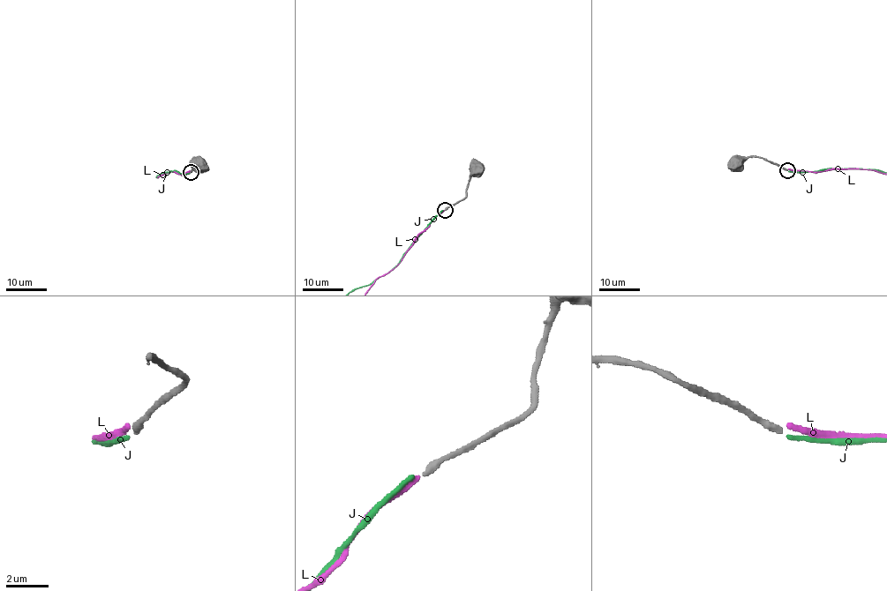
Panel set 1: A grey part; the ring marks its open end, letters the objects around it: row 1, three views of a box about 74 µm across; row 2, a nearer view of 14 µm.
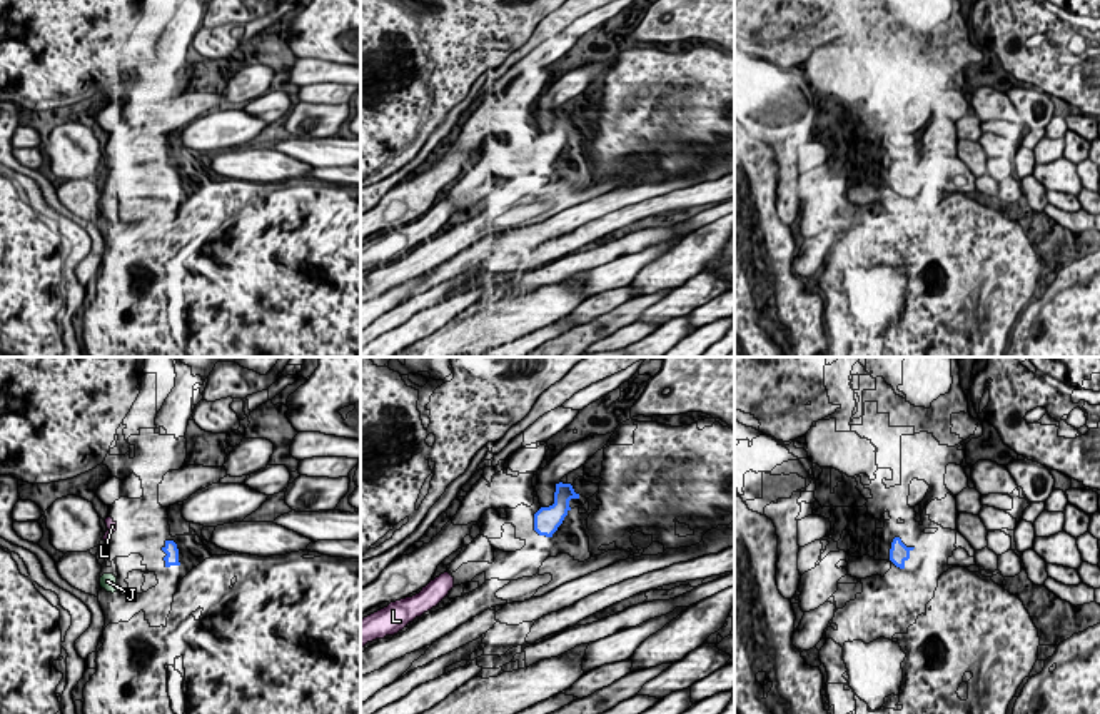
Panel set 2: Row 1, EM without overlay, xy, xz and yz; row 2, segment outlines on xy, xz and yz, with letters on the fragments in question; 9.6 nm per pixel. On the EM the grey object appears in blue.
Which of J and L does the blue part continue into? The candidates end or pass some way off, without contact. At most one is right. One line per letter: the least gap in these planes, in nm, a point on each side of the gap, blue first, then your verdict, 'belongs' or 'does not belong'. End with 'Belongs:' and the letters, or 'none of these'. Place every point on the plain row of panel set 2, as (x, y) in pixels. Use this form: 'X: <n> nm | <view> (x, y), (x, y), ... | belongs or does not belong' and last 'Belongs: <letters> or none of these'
J: 500 nm | xy (166, 192), (116, 204) | does not belong
L: 480 nm | xy (162, 174), (116, 155) | does not belong
Belongs: none of these

